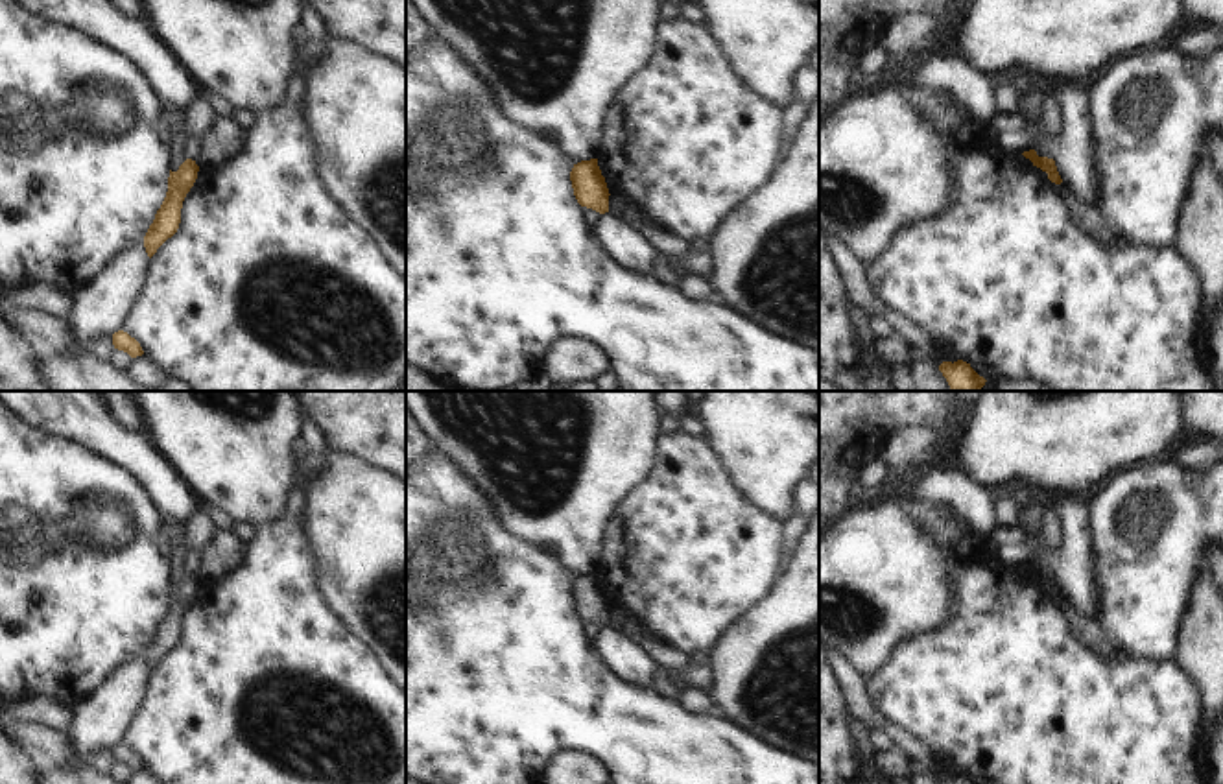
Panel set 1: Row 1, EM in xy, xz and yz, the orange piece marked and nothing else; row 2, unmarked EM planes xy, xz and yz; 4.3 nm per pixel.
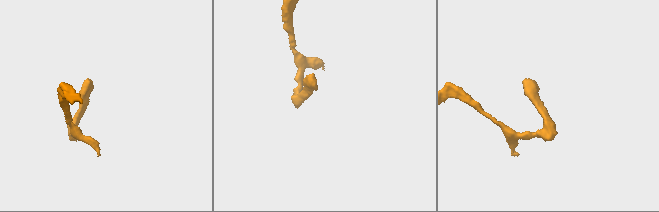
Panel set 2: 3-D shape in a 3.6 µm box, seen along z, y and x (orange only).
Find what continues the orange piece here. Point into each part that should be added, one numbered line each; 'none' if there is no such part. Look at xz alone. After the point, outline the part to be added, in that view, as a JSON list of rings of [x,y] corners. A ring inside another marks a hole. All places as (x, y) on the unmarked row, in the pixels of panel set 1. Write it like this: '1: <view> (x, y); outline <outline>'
none

